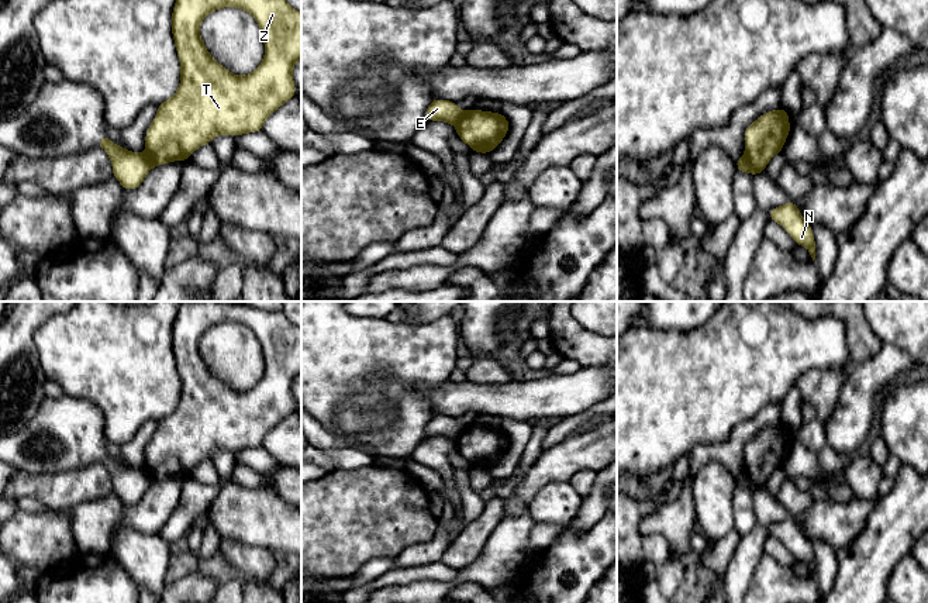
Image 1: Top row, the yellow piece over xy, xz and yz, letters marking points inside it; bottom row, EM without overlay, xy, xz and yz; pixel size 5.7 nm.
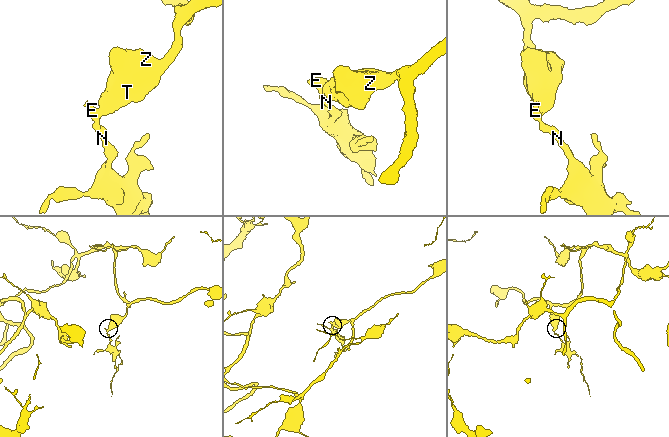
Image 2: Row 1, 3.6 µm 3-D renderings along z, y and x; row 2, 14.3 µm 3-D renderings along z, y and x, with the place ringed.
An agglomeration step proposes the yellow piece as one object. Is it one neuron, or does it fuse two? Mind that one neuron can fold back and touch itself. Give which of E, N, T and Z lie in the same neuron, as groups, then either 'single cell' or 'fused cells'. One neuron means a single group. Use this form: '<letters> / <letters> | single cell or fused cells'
E N / T Z | fused cells

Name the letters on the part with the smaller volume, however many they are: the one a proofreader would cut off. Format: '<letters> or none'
E, N

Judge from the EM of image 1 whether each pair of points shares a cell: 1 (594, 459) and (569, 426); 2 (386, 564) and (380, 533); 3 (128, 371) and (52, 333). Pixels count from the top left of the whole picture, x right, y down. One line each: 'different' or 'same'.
1: different
2: different
3: same

